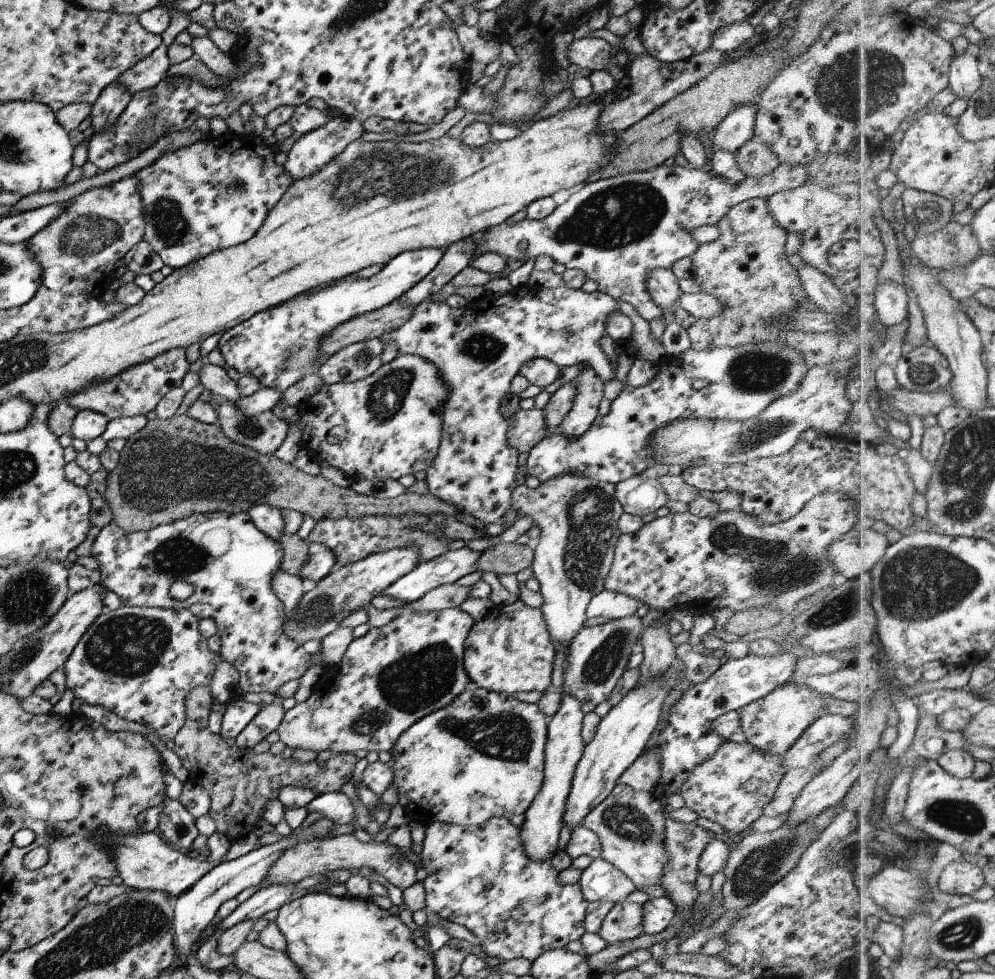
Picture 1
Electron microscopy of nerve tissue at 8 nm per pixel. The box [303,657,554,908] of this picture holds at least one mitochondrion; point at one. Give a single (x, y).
(506, 736)

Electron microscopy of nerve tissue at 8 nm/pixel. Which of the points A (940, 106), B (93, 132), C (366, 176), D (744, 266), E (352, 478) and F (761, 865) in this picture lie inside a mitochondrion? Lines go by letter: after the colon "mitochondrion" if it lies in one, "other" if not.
A: other
B: other
C: mitochondrion
D: other
E: other
F: mitochondrion

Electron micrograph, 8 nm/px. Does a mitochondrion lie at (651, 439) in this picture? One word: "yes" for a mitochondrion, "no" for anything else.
no

